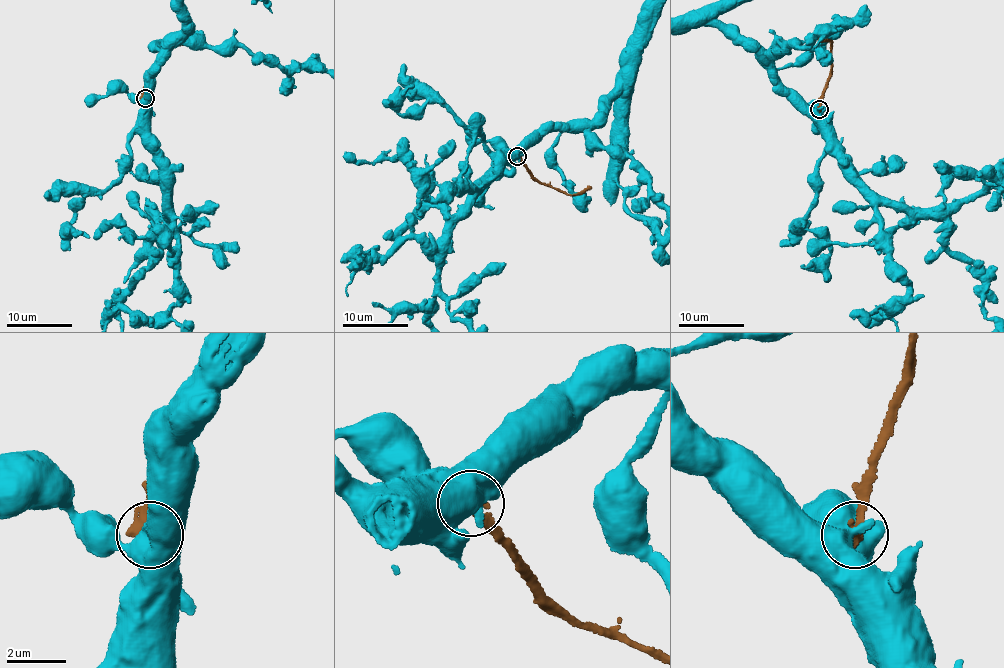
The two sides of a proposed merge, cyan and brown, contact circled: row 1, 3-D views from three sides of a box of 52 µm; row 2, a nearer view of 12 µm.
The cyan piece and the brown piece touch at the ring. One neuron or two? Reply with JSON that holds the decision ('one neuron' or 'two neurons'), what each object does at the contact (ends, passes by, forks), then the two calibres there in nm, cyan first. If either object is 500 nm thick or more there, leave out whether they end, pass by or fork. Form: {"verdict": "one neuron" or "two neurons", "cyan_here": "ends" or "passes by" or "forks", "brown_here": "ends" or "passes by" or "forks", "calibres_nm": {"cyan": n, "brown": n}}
{"verdict": "two neurons", "calibres_nm": {"cyan": 600, "brown": 360}}

